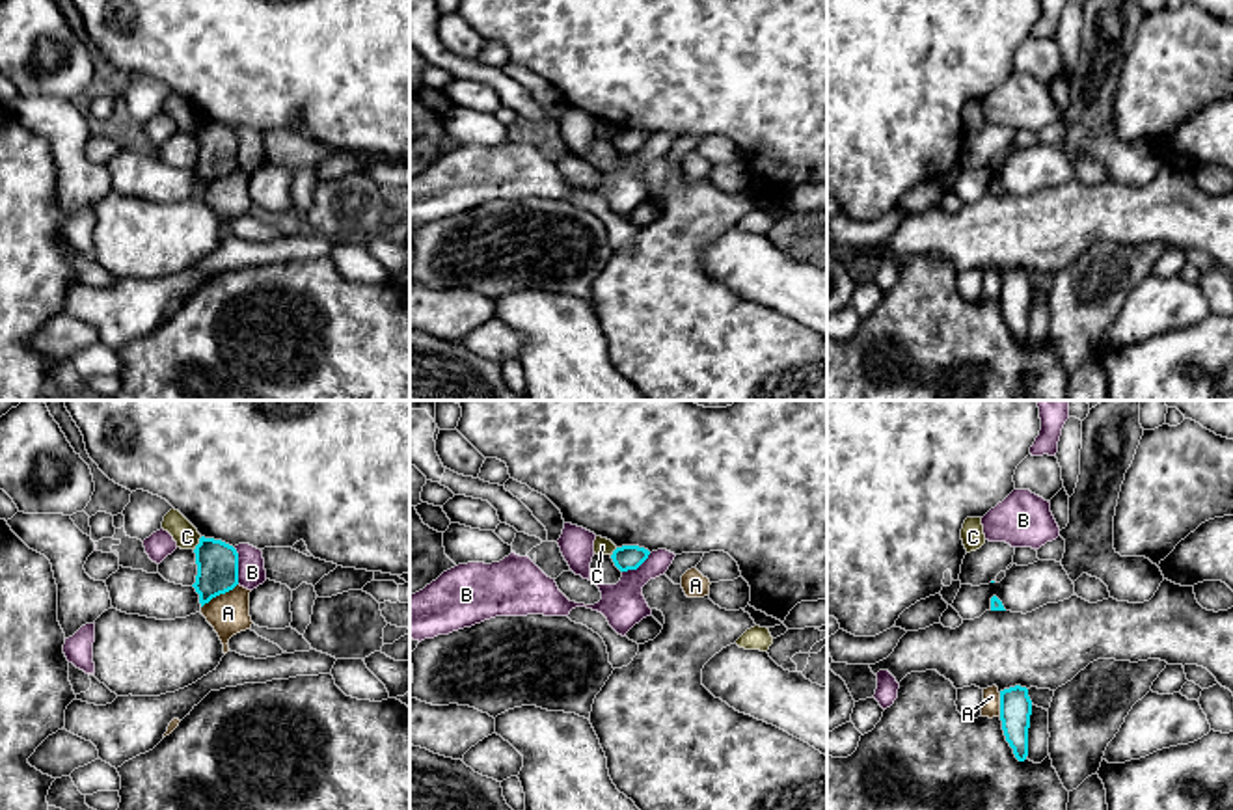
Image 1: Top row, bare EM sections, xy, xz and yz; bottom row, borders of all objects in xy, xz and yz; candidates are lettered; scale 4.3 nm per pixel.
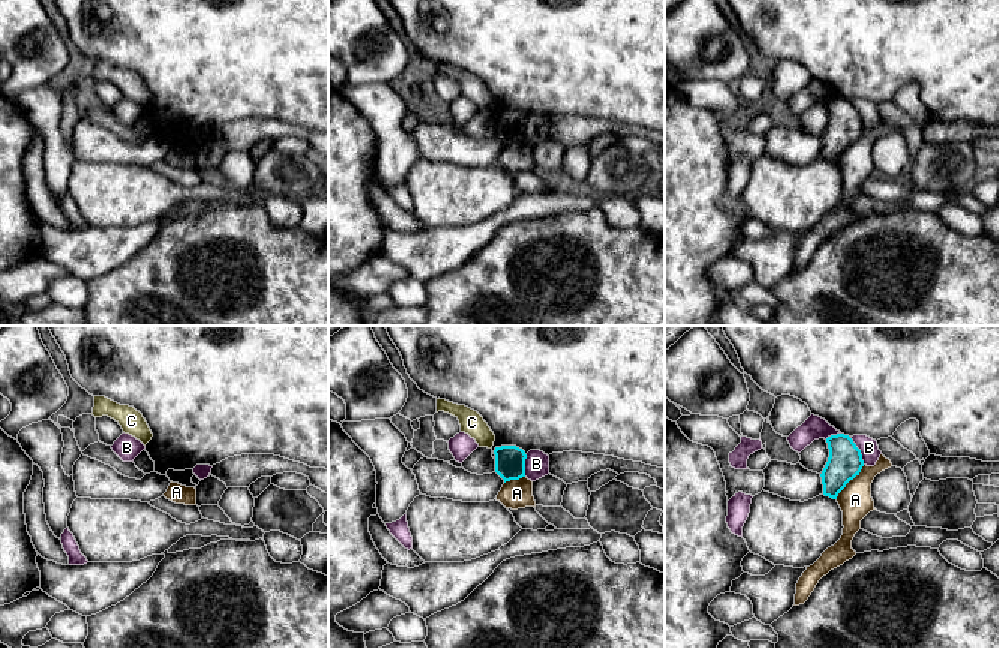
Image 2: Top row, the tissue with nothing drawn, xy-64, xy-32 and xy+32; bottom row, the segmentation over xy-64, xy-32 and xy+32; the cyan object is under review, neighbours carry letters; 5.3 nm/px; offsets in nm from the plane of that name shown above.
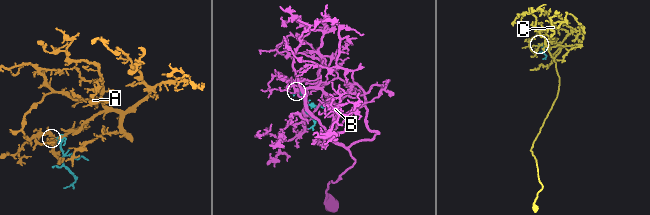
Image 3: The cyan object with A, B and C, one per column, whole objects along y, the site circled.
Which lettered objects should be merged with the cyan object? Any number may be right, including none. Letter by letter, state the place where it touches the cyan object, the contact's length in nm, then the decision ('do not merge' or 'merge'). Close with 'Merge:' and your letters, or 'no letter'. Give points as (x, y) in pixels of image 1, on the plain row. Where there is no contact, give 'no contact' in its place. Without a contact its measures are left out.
A: contact xy (218, 177); length 190 nm; do not merge
B: contact xy (237, 149); length 160 nm; do not merge
C: contact xy (198, 127); length 70 nm; do not merge
Merge: no letter

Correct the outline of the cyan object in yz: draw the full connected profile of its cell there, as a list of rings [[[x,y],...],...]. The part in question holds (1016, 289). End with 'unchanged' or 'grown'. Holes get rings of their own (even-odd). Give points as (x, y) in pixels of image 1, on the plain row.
[[[1015,268],[1000,274],[1002,313],[1019,344],[1028,339],[1030,298],[1032,283],[1026,270]]]; unchanged

